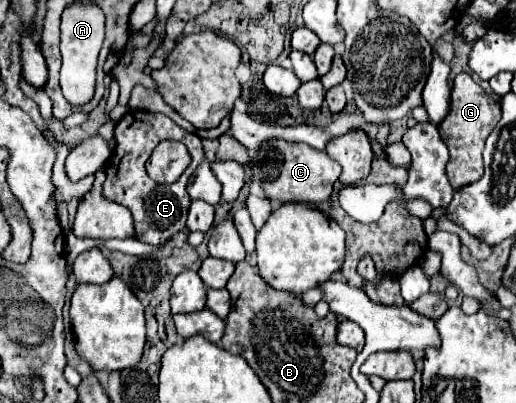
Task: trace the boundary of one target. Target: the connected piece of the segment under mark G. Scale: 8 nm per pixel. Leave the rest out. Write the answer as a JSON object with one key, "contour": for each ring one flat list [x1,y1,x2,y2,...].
{"contour":[[460,73,454,79,452,87,452,101,450,101,450,113,448,117,438,125,440,137,444,139,450,161,446,165,448,179,454,189,460,189,468,183,476,181,476,169,482,167,482,149,486,137,496,127,496,119,500,119,500,103,492,99,468,73]]}

